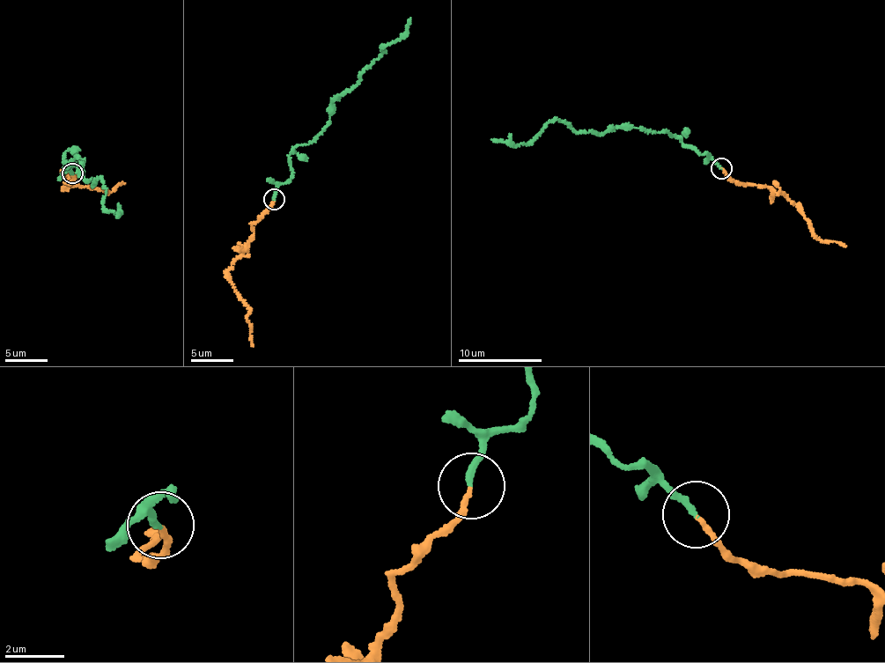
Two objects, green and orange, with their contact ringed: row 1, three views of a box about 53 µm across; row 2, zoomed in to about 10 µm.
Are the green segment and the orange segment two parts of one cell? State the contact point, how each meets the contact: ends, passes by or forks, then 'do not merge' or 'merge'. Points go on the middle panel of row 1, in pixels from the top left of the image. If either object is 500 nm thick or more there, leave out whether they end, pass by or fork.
place (274, 199); green ends; orange ends; do not merge

